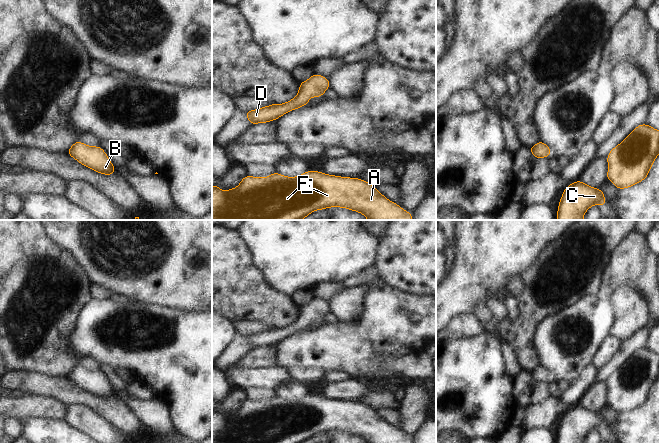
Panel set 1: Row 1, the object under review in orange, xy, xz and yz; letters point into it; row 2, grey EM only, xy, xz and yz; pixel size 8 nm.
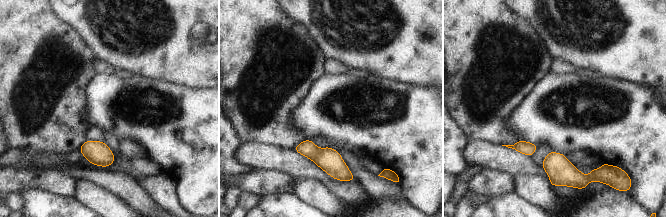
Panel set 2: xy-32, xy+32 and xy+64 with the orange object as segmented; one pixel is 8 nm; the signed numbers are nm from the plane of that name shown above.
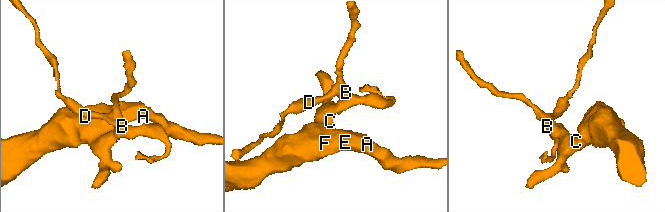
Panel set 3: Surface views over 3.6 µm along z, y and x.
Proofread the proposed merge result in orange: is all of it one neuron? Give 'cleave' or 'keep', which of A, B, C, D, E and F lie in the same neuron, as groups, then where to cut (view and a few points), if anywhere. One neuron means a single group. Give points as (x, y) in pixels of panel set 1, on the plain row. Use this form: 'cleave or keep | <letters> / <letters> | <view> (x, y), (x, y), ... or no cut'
keep | A B C D E F | no cut

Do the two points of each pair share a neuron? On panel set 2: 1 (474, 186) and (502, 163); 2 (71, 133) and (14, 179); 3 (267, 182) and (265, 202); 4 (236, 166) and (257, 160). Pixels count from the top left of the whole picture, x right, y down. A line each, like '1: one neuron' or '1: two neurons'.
1: two neurons
2: one neuron
3: two neurons
4: two neurons

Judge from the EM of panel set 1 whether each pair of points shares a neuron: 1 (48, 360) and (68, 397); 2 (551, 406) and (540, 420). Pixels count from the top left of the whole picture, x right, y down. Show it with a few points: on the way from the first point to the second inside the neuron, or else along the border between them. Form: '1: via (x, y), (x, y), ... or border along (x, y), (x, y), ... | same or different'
1: border along (34, 372), (66, 377) | different
2: via (548, 409), (541, 417) | same

